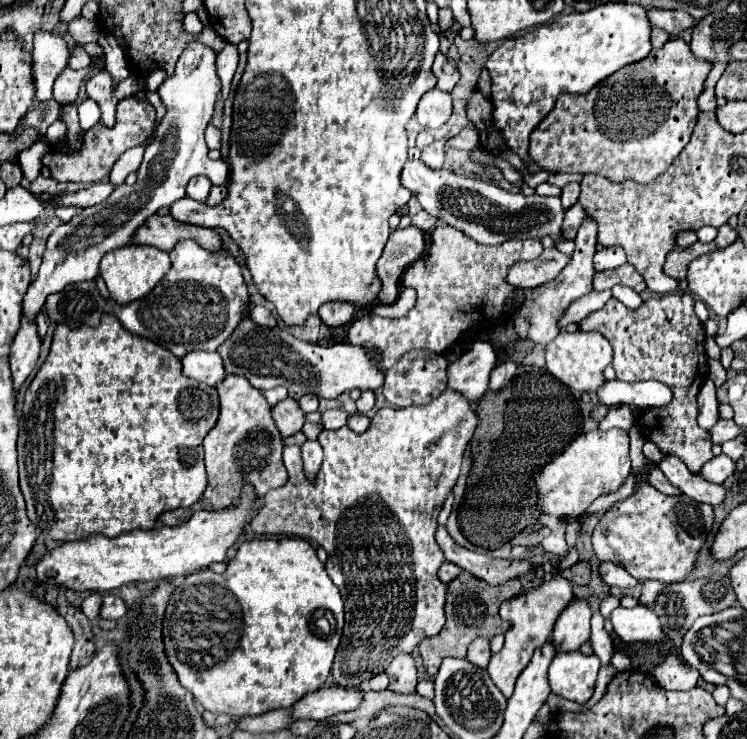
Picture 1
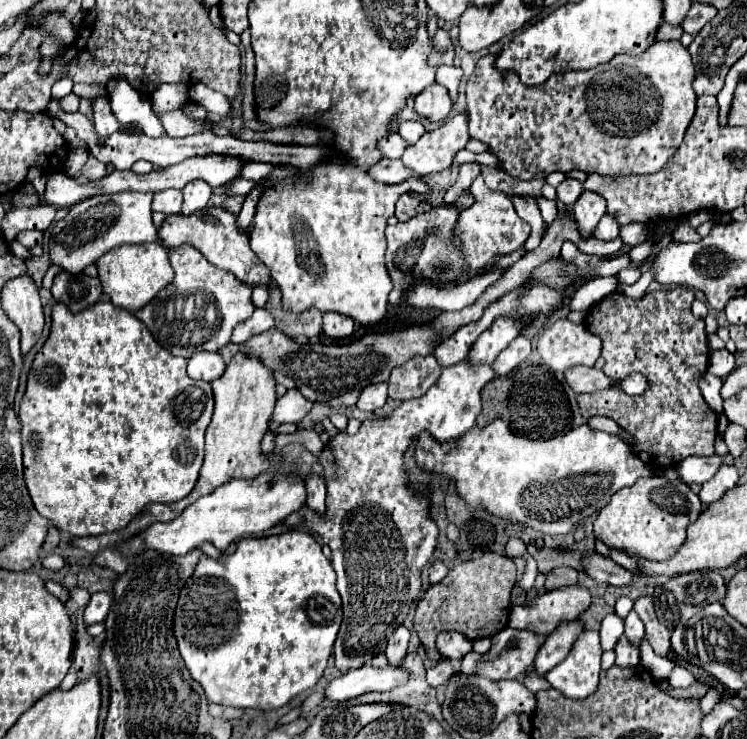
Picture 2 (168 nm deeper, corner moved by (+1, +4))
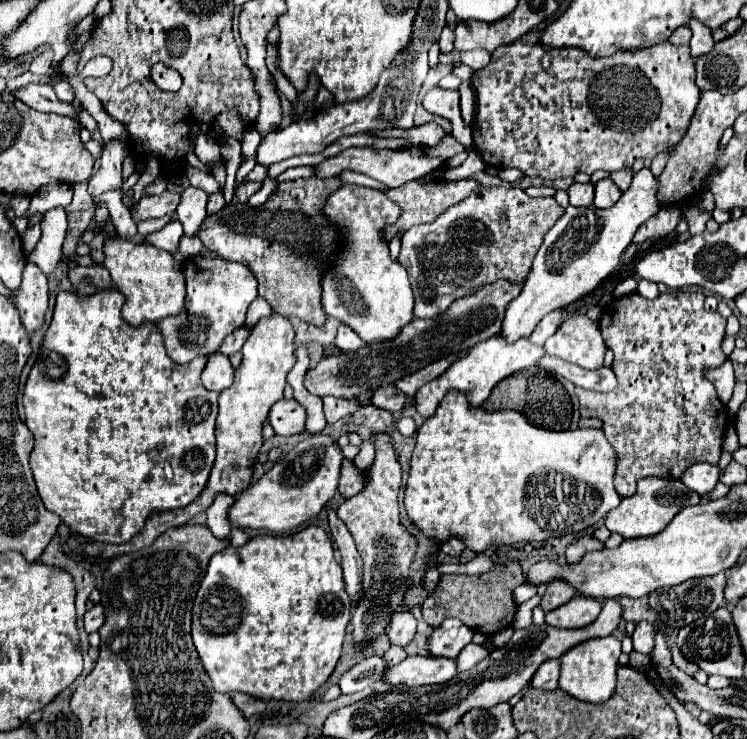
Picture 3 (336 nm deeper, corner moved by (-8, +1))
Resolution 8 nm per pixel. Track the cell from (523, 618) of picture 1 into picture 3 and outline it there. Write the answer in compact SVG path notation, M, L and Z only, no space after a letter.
M574 596L564 606L546 614L546 624L556 628L584 628L592 624L602 610L602 604L594 598Z

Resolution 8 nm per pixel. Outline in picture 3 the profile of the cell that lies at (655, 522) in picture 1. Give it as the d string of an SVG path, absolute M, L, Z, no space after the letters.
M642 478L638 480L638 490L630 498L622 498L620 506L614 508L606 516L606 528L610 532L620 534L622 538L640 538L640 536L654 536L656 532L662 532L664 526L670 524L670 520L686 506L700 504L700 496L686 488L678 480L668 478Z

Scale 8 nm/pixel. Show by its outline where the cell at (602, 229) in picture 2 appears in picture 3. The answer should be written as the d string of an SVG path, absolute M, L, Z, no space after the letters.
M642 168L634 174L634 180L620 200L612 208L576 208L568 206L556 226L552 226L528 272L518 298L514 298L504 316L502 334L514 342L522 336L530 336L536 324L552 310L564 308L570 302L592 292L602 280L606 280L620 264L620 254L632 242L636 230L660 210L658 202L658 180L650 168Z

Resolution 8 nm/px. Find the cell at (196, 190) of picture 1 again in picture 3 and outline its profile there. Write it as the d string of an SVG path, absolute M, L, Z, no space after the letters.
M188 186L182 194L182 200L176 208L178 220L184 226L184 234L186 236L196 236L196 232L200 230L200 224L206 218L206 202L208 202L208 194L200 188L192 188Z

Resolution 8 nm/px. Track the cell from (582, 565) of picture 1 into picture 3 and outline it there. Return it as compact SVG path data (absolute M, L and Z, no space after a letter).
M554 580L554 582L548 584L546 594L542 596L540 608L542 608L544 612L550 612L550 610L566 604L566 602L568 602L570 598L574 598L574 596L576 596L576 592L574 592L572 586L568 586L568 584L562 582L562 580Z

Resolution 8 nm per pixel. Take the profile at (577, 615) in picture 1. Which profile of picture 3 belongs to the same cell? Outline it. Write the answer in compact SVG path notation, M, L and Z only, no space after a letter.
M546 660L532 678L532 688L538 690L556 690L558 688L558 660Z

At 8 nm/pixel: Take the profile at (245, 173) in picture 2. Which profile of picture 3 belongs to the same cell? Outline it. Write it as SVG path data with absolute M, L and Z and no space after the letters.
M448 134L444 138L444 142L438 144L438 146L408 146L404 150L380 150L380 148L374 150L374 148L368 148L368 146L366 148L346 148L338 156L332 156L332 158L324 160L322 164L318 164L316 176L330 178L330 176L340 174L342 170L352 170L352 172L368 174L370 178L386 184L388 188L396 188L396 186L402 186L410 180L418 180L418 178L430 174L440 164L450 160L454 154L465 151L465 147L452 134Z

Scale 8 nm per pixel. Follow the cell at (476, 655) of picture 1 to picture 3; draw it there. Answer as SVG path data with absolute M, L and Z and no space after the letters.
M446 618L438 628L432 630L426 648L430 656L444 656L444 658L458 658L460 650L472 642L472 630L464 626L460 620Z

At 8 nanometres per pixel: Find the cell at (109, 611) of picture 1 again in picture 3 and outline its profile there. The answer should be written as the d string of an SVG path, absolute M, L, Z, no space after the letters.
M96 604L92 610L88 610L88 612L84 614L84 630L86 630L88 634L92 634L92 632L96 632L102 624L104 624L104 610L102 610L100 604Z

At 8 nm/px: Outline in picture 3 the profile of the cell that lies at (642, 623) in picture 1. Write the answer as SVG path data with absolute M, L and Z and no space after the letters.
M646 620L636 624L636 630L632 634L632 642L634 642L636 652L650 654L654 648L654 624L650 624Z

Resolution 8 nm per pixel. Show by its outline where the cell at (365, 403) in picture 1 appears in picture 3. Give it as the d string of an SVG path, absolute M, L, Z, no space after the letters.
M392 386L378 388L378 392L372 398L374 406L390 410L390 412L400 412L404 408L404 402L406 402L406 396L402 392L398 392L396 388L392 388Z

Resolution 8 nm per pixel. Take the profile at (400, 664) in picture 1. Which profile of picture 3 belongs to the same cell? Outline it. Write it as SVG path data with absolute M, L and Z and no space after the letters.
M404 610L394 612L388 624L390 642L398 646L406 646L414 638L414 634L416 634L416 618L412 616L412 612L404 612Z

